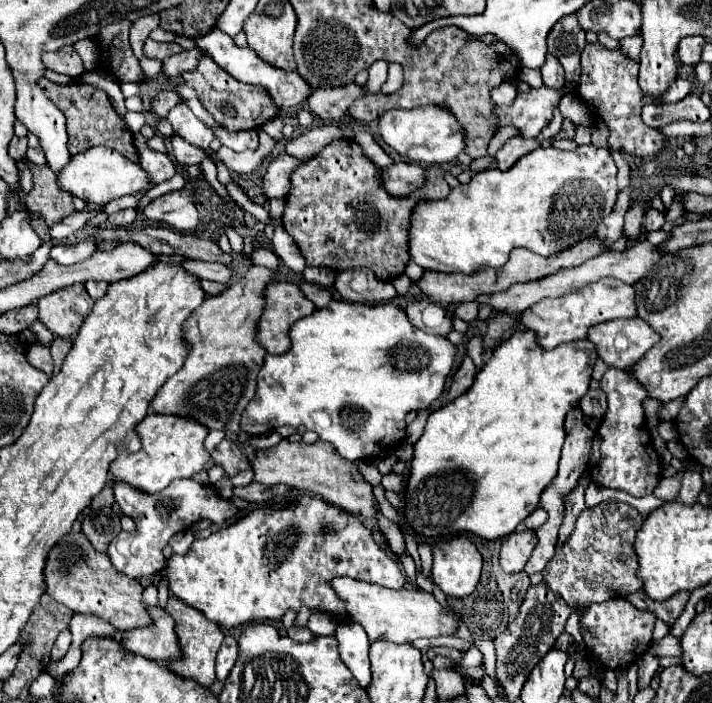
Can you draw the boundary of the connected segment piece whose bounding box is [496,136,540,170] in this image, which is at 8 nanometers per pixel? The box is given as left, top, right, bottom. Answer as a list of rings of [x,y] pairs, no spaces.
[[[522,136],[512,138],[498,150],[496,164],[500,170],[510,170],[524,154],[530,154],[536,148],[540,148],[540,144],[532,138],[522,138]]]

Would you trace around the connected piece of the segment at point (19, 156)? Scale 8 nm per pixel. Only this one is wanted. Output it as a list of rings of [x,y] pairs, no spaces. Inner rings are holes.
[[[14,136],[14,138],[10,140],[8,152],[10,152],[10,156],[12,156],[14,160],[24,160],[24,156],[26,156],[26,138]]]

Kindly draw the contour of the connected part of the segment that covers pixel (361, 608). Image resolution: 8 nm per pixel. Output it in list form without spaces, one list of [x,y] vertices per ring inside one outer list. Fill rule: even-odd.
[[[334,578],[332,588],[346,606],[346,620],[364,626],[370,642],[390,640],[396,644],[406,644],[418,638],[436,638],[456,632],[456,624],[458,624],[456,614],[452,610],[444,610],[438,604],[438,600],[424,590],[418,588],[392,590],[354,578]]]

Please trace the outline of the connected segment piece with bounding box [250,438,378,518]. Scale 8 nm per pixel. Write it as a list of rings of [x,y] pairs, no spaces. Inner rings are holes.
[[[282,438],[276,446],[266,450],[256,450],[254,458],[250,460],[254,480],[266,486],[286,484],[304,492],[312,492],[314,496],[320,496],[332,506],[338,506],[340,510],[346,510],[350,514],[360,514],[364,518],[374,518],[378,510],[378,502],[372,494],[372,486],[360,476],[358,468],[352,462],[346,462],[336,454],[336,450],[328,442],[290,442]]]

